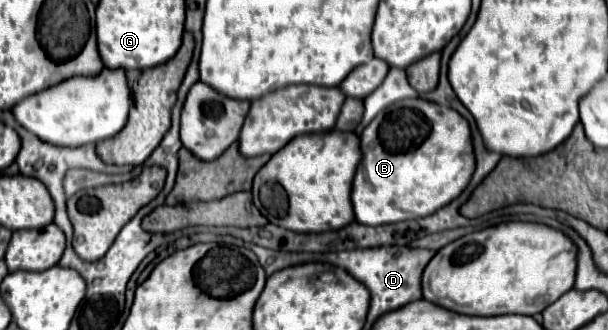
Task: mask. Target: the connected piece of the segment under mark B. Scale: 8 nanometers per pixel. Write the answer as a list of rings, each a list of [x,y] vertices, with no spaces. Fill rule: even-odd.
[[[402,99],[382,109],[372,123],[362,131],[362,153],[364,159],[358,165],[352,189],[352,203],[356,221],[362,225],[386,225],[398,223],[406,219],[428,217],[436,213],[440,207],[454,201],[470,183],[472,173],[476,169],[472,135],[468,121],[454,111],[452,107],[442,107],[438,103],[426,99]]]

